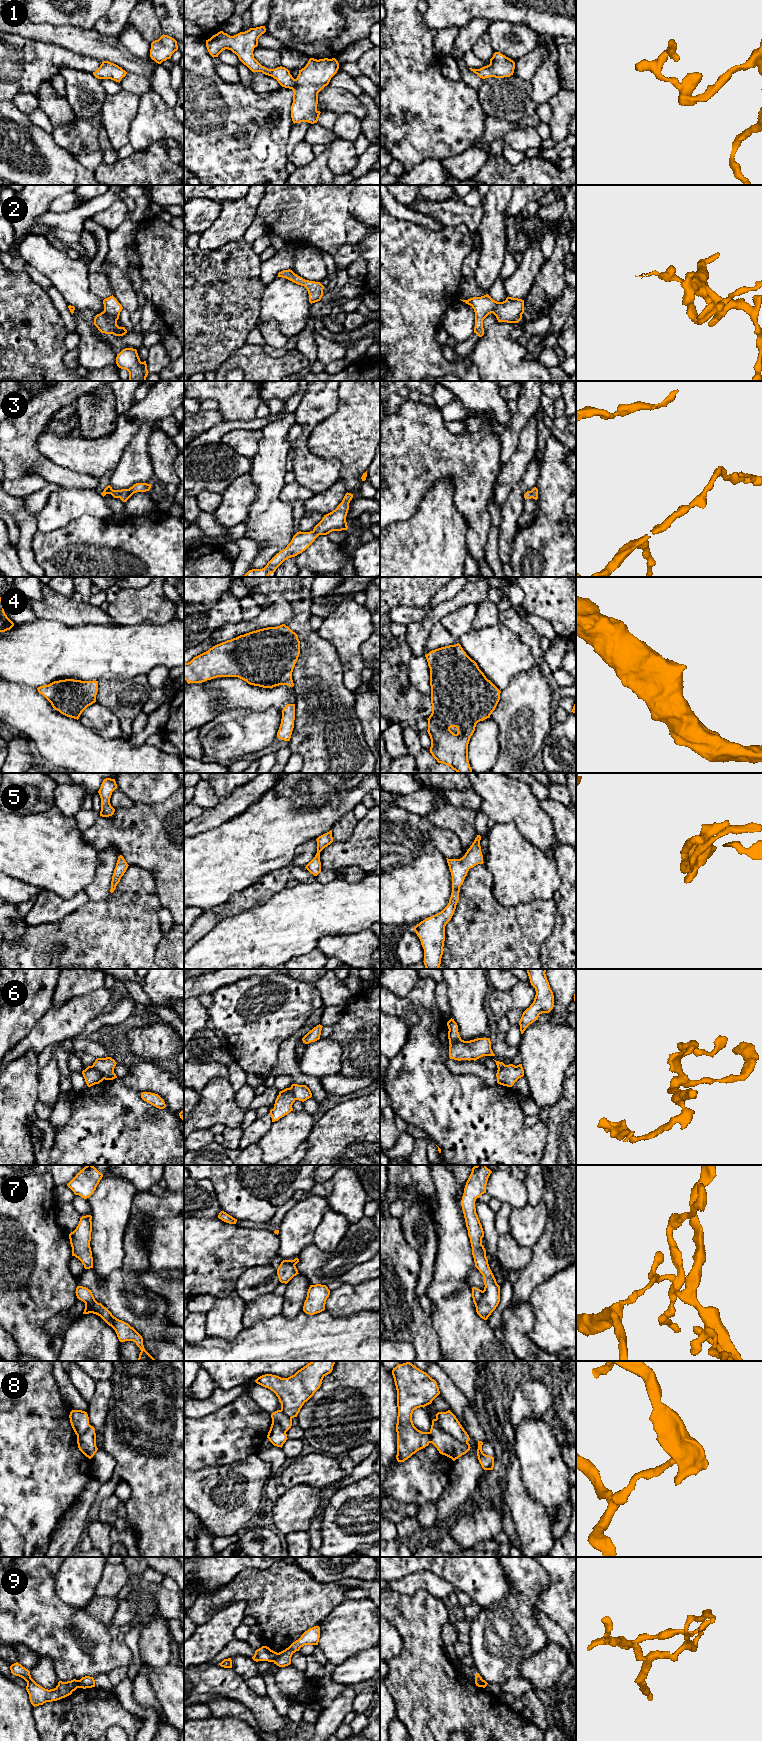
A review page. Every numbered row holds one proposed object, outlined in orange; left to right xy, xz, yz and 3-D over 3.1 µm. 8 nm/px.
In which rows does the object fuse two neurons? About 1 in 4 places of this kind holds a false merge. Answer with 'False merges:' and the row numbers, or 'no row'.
False merges: 6, 7, 8, 9

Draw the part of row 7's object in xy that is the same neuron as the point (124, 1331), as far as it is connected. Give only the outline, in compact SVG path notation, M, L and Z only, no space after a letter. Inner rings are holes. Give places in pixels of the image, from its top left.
M77 1286L75 1293L77 1298L85 1304L91 1303L97 1307L98 1315L115 1330L120 1342L133 1341L136 1343L141 1350L138 1361L156 1361L145 1350L142 1336L128 1323L117 1319L106 1307L104 1307L101 1303L98 1303L91 1290L83 1286Z

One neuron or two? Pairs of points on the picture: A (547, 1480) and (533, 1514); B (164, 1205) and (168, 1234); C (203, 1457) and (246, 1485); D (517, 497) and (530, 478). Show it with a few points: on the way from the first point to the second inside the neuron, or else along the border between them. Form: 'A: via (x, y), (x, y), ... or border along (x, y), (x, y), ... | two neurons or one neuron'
A: border along (523, 1483), (528, 1493), (544, 1508), (549, 1516) | two neurons
B: border along (152, 1215), (173, 1217) | two neurons
C: border along (239, 1462), (202, 1466), (194, 1471) | two neurons
D: via (518, 492), (526, 483) | one neuron

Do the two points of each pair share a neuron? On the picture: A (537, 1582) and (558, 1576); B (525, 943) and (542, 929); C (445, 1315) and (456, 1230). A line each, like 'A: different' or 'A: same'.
A: different
B: same
C: same

